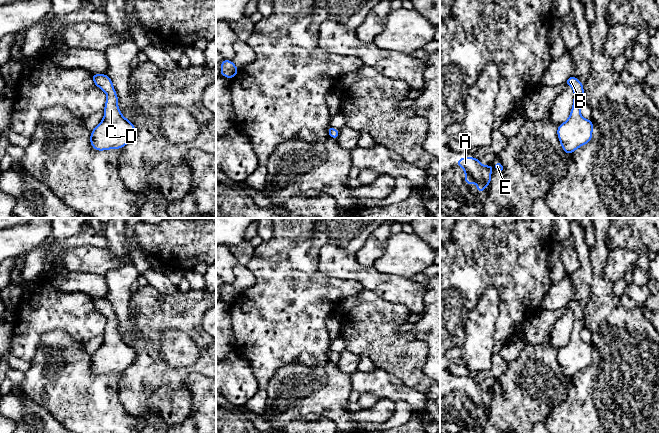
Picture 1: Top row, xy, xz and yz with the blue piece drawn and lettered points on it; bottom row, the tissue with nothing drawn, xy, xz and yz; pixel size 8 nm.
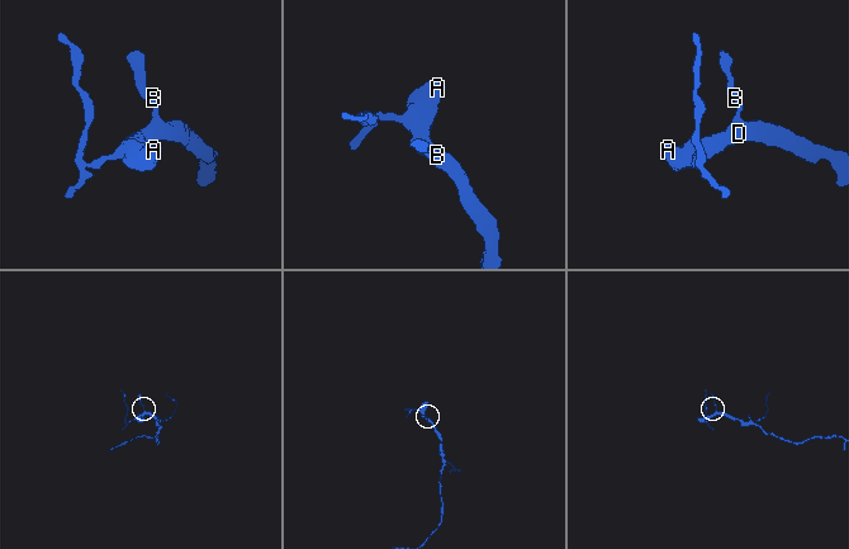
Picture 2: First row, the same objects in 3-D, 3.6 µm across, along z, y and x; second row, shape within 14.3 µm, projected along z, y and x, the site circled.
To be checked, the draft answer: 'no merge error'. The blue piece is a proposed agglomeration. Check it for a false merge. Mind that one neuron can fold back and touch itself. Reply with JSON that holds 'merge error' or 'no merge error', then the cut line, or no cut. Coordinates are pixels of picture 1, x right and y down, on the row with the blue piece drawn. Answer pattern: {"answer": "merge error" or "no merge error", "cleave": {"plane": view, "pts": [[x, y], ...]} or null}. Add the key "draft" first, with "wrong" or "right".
{"draft": "right", "answer": "no merge error", "cleave": null}

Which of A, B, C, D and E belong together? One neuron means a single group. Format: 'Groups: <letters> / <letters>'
Groups: A B C D E

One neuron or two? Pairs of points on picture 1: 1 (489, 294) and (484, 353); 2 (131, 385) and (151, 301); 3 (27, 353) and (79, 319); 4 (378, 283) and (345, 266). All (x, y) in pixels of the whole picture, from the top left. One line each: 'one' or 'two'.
1: one
2: one
3: one
4: one

